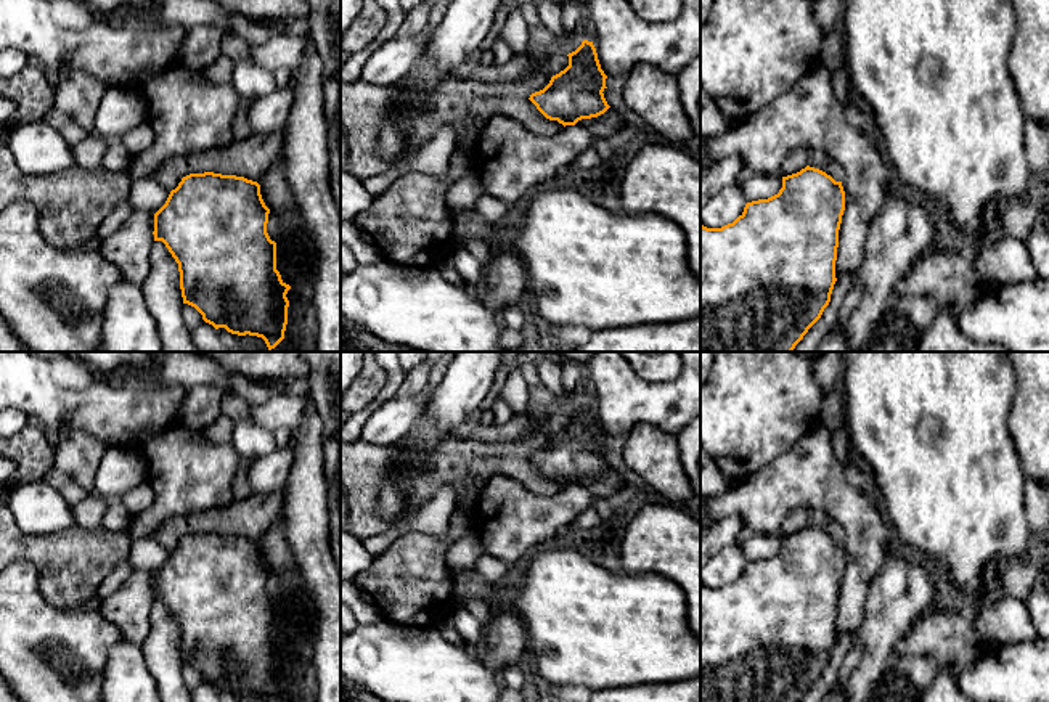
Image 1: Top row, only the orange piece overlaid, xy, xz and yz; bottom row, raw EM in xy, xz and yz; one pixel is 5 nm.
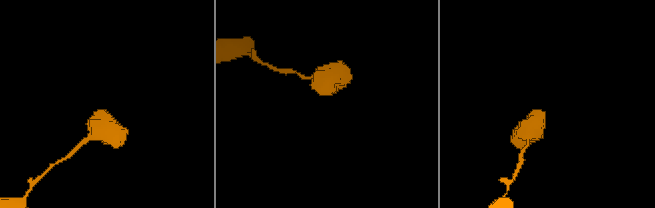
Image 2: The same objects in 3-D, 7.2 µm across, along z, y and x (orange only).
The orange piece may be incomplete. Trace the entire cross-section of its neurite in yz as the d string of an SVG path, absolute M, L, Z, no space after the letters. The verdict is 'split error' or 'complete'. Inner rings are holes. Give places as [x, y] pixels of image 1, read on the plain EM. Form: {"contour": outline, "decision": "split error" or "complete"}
{"contour": "M806 525L797 533L782 537L782 548L778 554L747 562L744 572L733 583L721 588L700 585L700 702L800 702L831 662L837 641L835 620L843 570L845 551L842 541L835 541L826 532Z", "decision": "complete"}

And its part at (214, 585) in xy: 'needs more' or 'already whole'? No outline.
already whole

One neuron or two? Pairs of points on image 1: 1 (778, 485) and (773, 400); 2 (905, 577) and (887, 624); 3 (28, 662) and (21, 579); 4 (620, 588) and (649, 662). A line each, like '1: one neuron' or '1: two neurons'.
1: two neurons
2: one neuron
3: one neuron
4: one neuron

